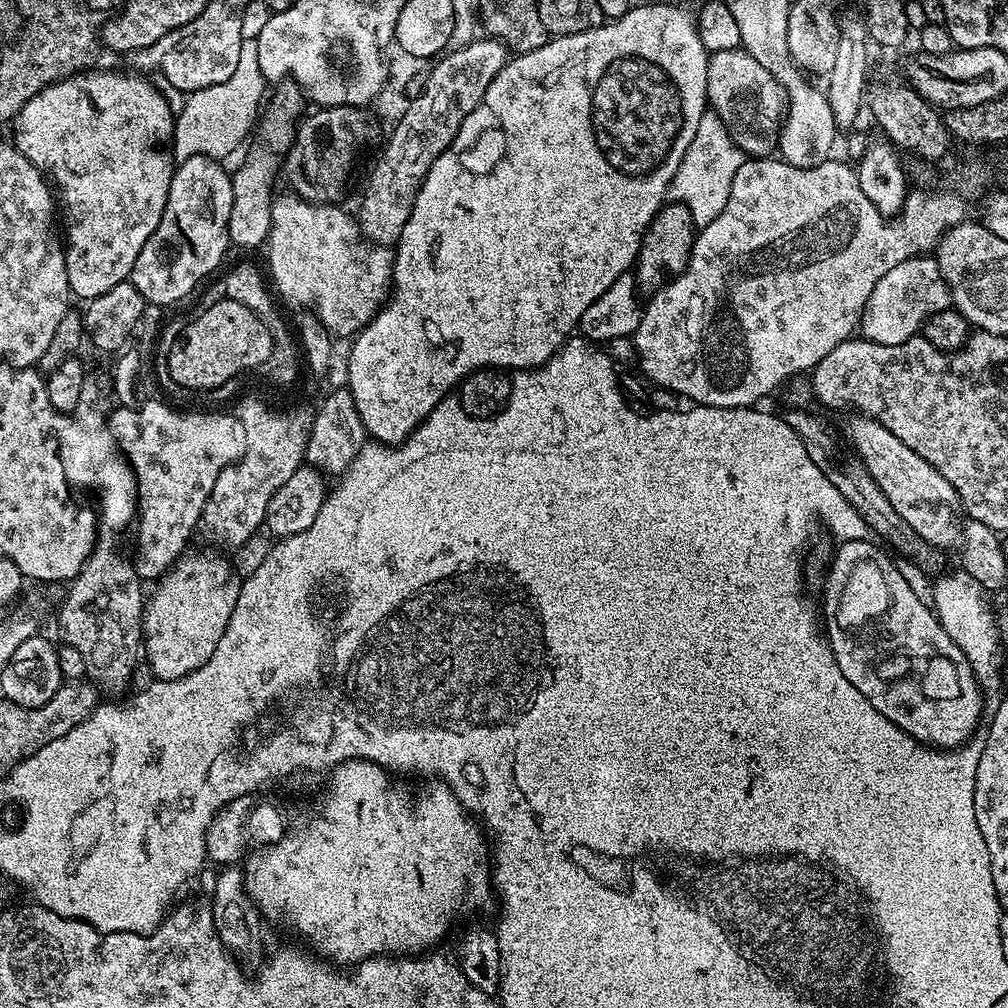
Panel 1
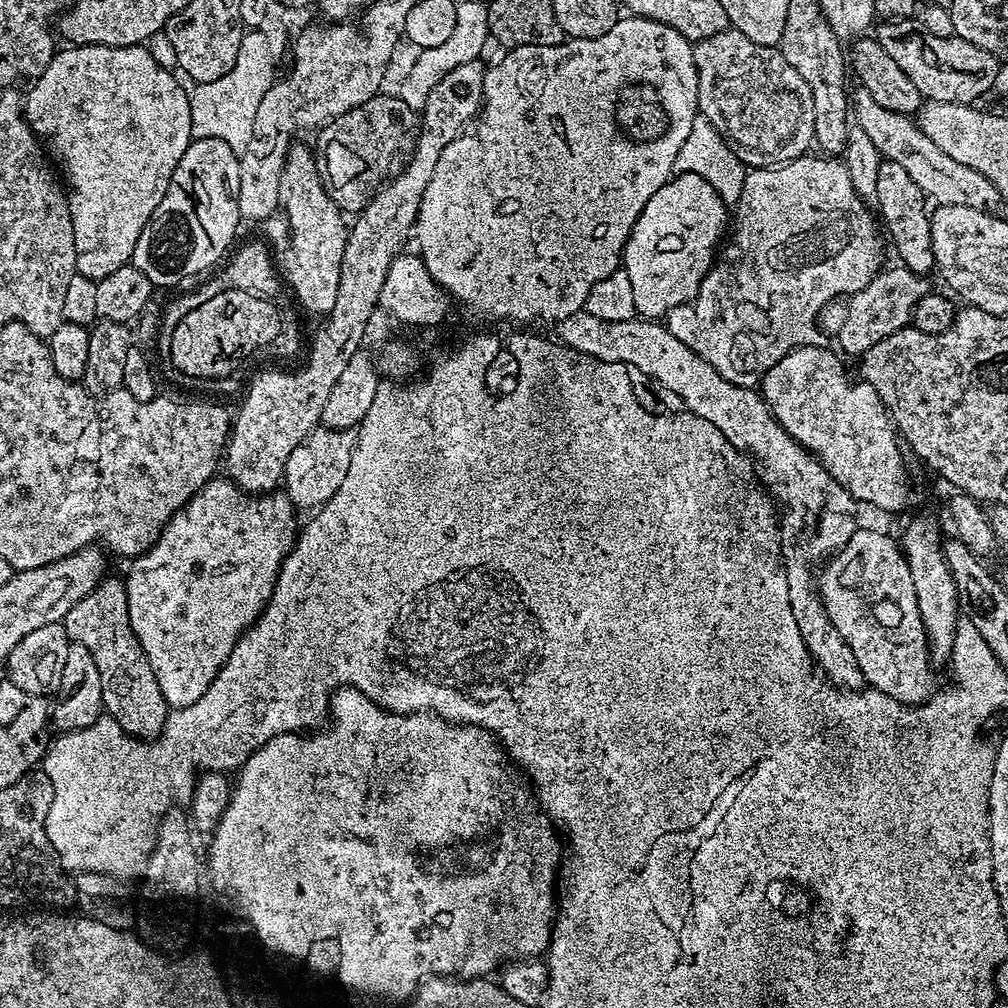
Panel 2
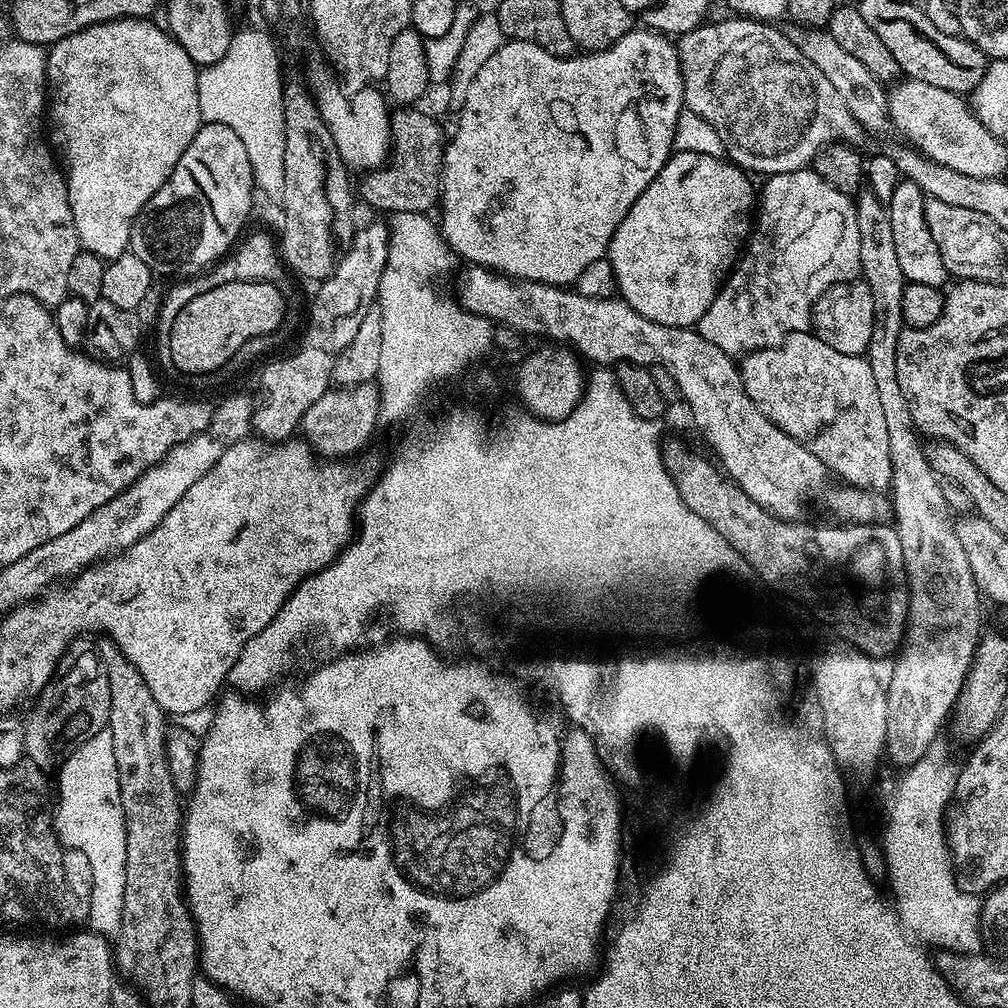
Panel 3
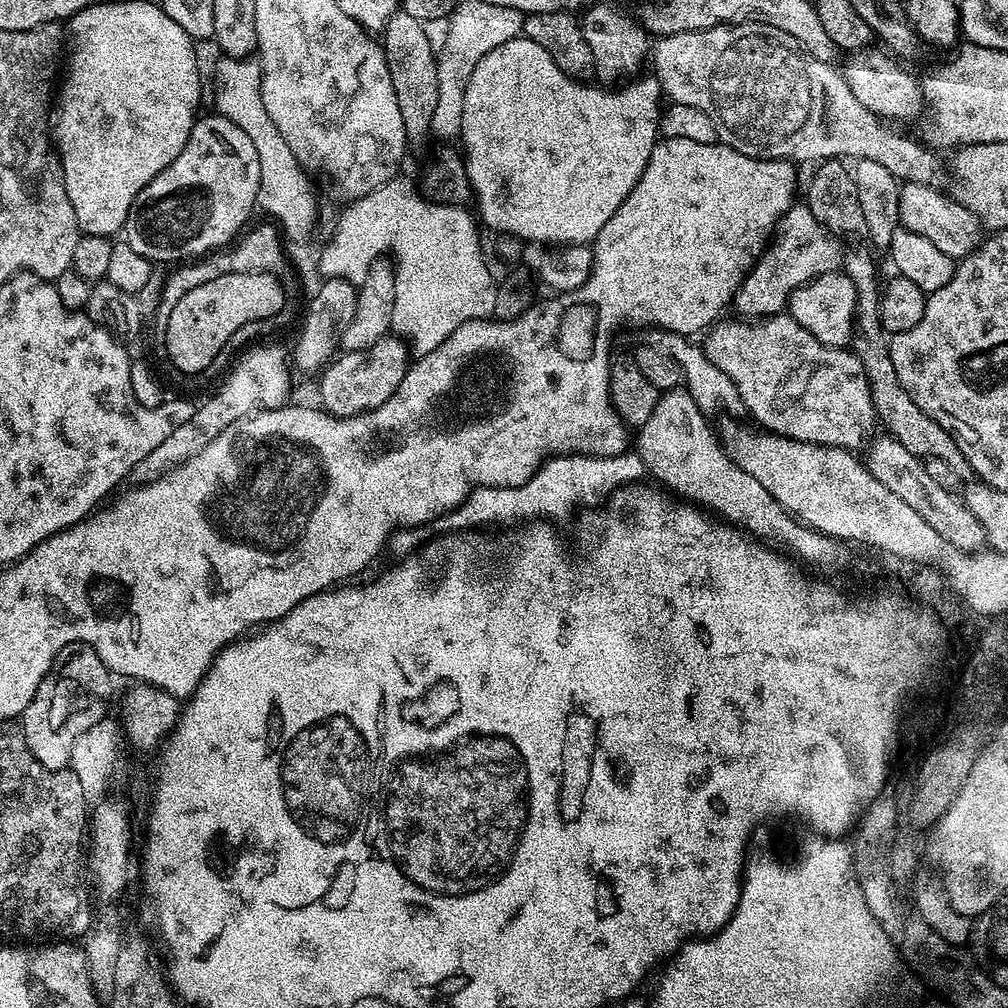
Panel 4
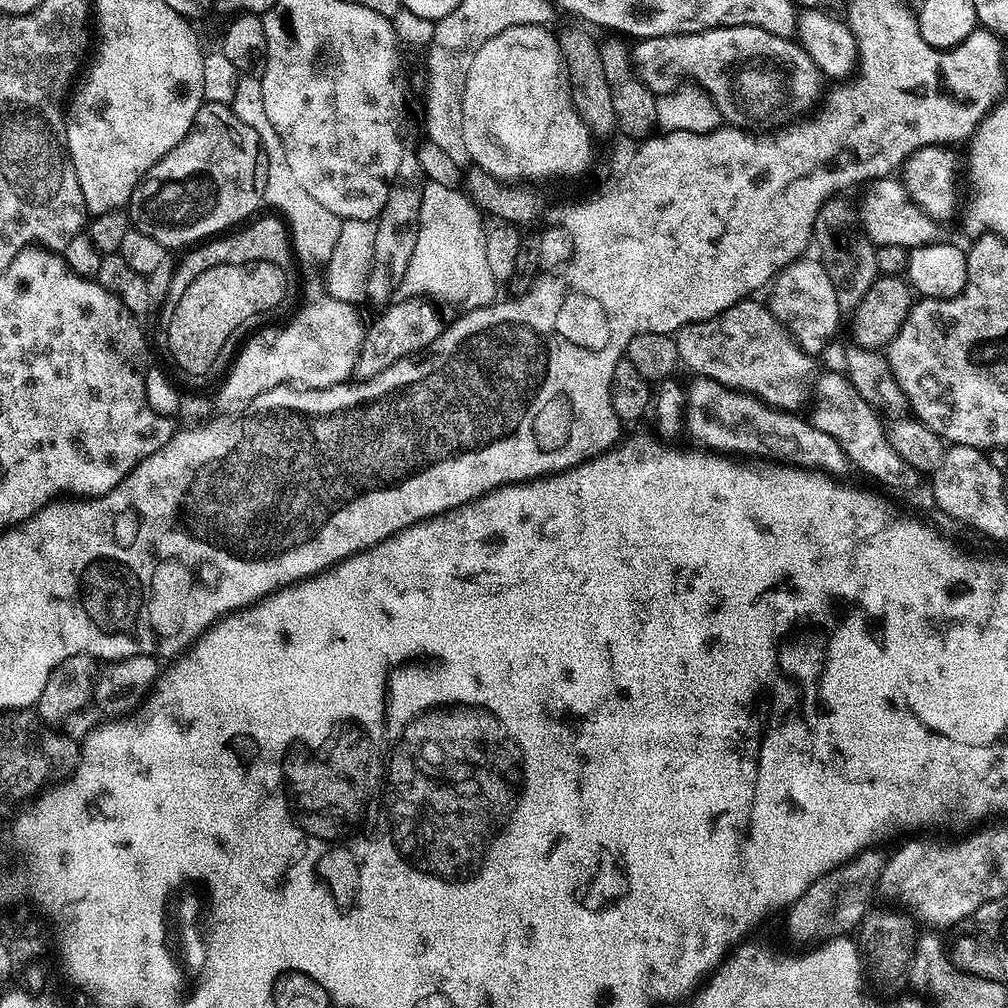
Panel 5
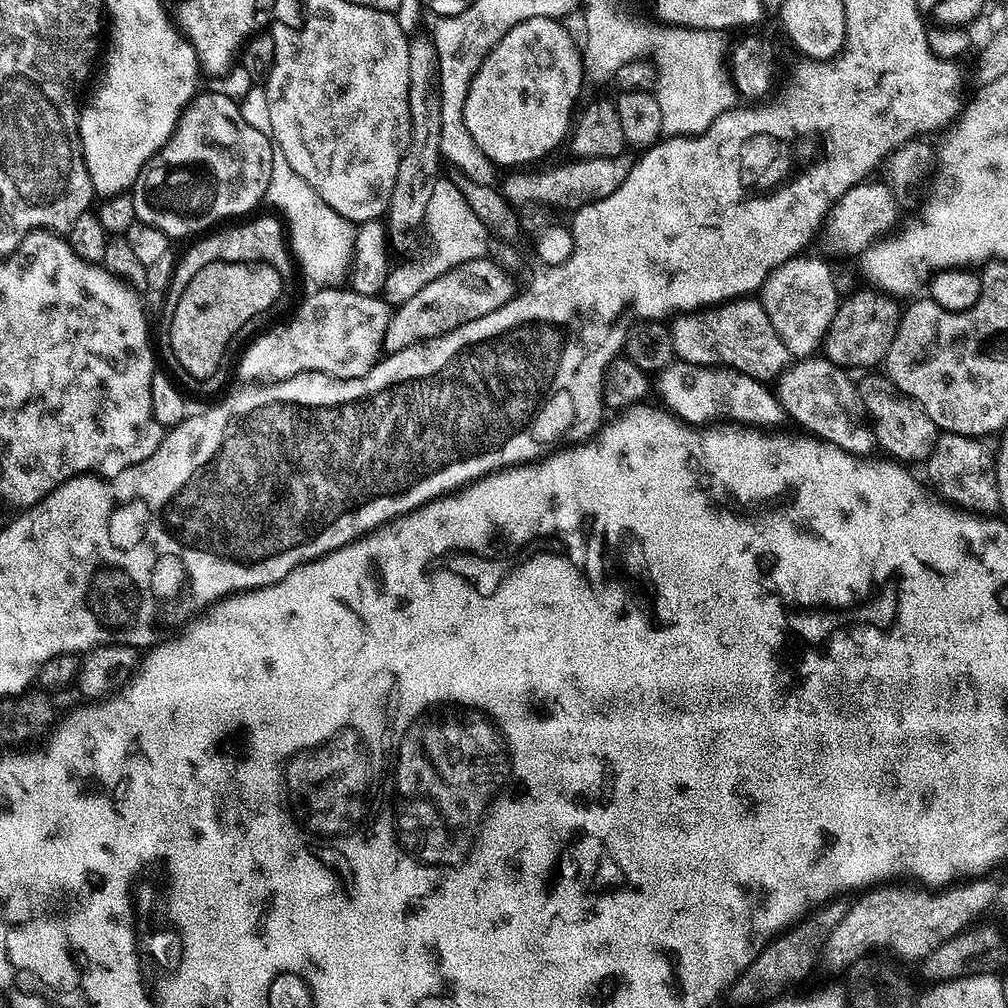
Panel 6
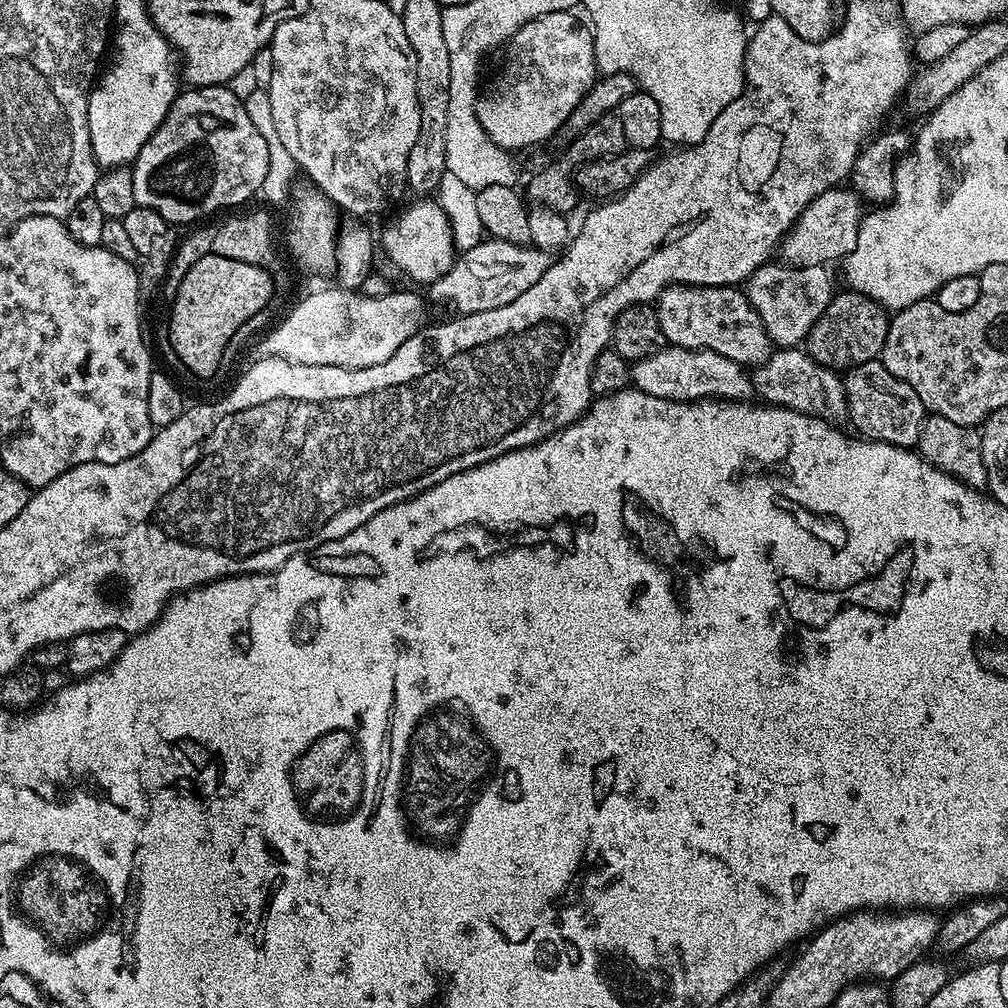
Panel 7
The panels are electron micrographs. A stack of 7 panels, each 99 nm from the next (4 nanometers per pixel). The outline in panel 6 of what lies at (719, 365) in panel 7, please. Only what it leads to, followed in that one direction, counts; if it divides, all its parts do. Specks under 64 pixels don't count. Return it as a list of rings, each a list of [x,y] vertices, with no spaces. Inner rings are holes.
[[[676,360],[658,373],[658,380],[663,407],[685,424],[712,426],[717,422],[731,422],[736,426],[772,430],[775,424],[786,420],[779,396],[765,381],[755,380],[732,368],[711,368]]]

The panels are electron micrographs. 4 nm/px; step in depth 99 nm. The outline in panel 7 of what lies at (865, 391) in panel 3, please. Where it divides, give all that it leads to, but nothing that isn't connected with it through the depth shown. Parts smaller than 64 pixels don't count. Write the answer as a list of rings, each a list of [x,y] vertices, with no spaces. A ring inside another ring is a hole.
[[[673,284],[660,293],[654,307],[669,345],[714,350],[714,354],[722,354],[722,358],[730,358],[742,366],[761,364],[774,351],[766,326],[762,326],[762,318],[758,318],[758,310],[754,310],[739,287],[703,288],[697,284]]]

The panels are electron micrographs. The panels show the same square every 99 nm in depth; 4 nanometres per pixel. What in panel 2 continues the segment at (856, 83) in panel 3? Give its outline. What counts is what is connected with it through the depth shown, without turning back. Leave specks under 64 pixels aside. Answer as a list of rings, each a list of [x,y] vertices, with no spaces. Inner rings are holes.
[[[857,87],[850,96],[850,108],[854,113],[854,123],[863,129],[863,133],[874,142],[884,160],[893,160],[914,178],[918,190],[933,205],[970,206],[974,210],[995,213],[996,207],[1002,204],[1000,192],[978,170],[970,170],[970,166],[962,166],[962,162],[954,162],[950,154],[938,150],[926,134],[922,134],[919,123],[911,115],[903,116],[897,112],[886,110],[886,106],[878,106],[866,89]],[[856,91],[856,93],[855,93]],[[933,200],[933,201],[932,201]]]

